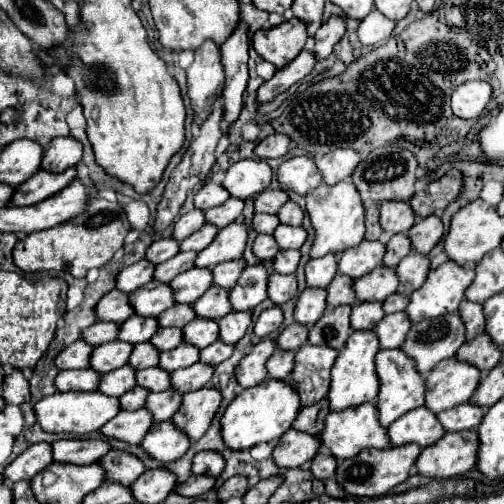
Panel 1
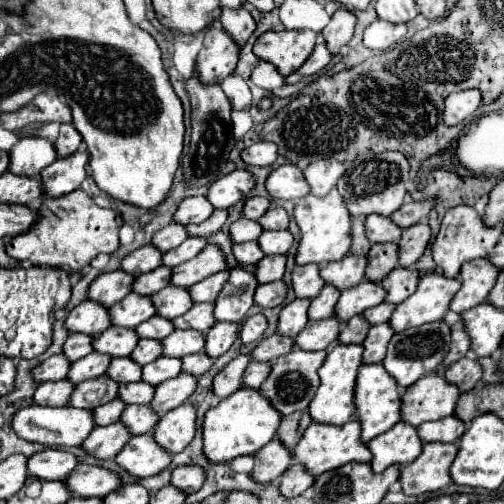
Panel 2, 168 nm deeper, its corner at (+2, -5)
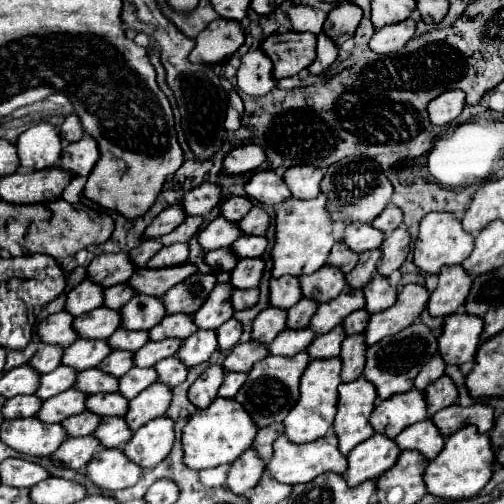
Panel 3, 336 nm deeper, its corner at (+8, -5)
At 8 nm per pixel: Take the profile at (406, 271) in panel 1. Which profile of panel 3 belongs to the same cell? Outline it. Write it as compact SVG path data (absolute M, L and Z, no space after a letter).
M376 274L372 278L372 282L368 282L368 286L364 286L364 296L366 296L366 310L374 314L396 302L398 286L392 286L388 276Z

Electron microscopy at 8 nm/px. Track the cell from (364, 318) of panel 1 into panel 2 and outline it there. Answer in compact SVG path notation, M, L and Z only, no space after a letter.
M354 316L350 318L350 322L346 322L346 326L342 326L338 334L338 342L340 344L362 344L368 334L368 328L370 324L366 322L364 316Z

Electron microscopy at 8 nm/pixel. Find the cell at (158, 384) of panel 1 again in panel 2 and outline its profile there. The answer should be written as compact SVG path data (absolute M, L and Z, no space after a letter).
M146 382L118 386L118 400L124 404L148 404L150 398L154 398L154 386L146 386Z

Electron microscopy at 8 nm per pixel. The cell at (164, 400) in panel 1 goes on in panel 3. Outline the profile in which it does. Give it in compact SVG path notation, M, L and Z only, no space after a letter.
M104 418L94 436L102 442L104 448L124 448L128 438L132 438L132 430L128 430L124 418Z

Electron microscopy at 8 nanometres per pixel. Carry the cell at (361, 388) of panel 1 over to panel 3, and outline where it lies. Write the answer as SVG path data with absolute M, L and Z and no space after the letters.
M340 356L336 358L316 358L308 364L300 380L300 400L288 412L284 420L284 434L292 442L312 442L314 438L324 436L334 422L336 402L338 402L338 384L340 384Z

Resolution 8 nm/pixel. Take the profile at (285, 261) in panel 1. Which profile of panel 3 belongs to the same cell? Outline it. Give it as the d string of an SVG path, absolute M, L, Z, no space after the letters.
M240 258L232 270L232 284L236 288L256 288L262 280L266 262L262 258Z

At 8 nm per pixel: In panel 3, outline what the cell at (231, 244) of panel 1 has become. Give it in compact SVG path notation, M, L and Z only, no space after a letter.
M184 262L180 266L166 266L160 270L152 270L146 266L146 268L138 268L134 276L128 280L128 284L140 294L164 296L172 286L184 282L184 278L190 278L196 272L198 266L192 262Z

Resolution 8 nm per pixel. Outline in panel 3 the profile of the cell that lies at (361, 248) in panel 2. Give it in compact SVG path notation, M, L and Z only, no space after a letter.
M338 238L330 252L328 264L340 266L344 272L350 272L356 266L356 258L358 258L358 252L352 252L352 248L346 246L346 242L342 238Z

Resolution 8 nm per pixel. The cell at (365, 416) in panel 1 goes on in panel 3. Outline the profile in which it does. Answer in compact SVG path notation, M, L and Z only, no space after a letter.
M328 432L326 436L314 440L314 442L306 442L306 444L294 444L288 442L288 438L284 438L284 434L280 438L276 438L274 442L274 456L266 462L266 472L270 478L284 482L284 484L302 484L302 482L310 482L312 478L324 474L324 472L336 472L336 474L344 474L344 470L348 468L346 456L340 454L338 450L338 438L334 432Z

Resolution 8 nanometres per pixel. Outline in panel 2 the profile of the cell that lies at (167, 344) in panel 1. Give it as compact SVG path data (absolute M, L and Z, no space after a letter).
M144 338L144 340L138 340L138 346L132 350L130 358L134 358L136 364L144 366L152 360L156 360L162 352L162 346L160 346L160 340L150 340L150 338Z

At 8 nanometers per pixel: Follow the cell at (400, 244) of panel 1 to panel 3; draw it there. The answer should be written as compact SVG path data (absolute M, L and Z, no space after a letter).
M380 248L360 252L360 260L358 260L358 264L354 266L354 270L350 270L350 272L346 274L348 284L354 286L354 288L364 288L364 286L372 280L372 276L378 272L380 258L382 258Z

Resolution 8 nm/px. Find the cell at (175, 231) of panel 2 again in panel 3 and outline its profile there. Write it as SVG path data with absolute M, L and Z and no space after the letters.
M146 238L138 248L130 250L130 258L134 260L134 264L136 264L138 268L142 268L142 266L146 266L146 262L148 262L160 248L162 248L162 242L160 242L158 238Z

